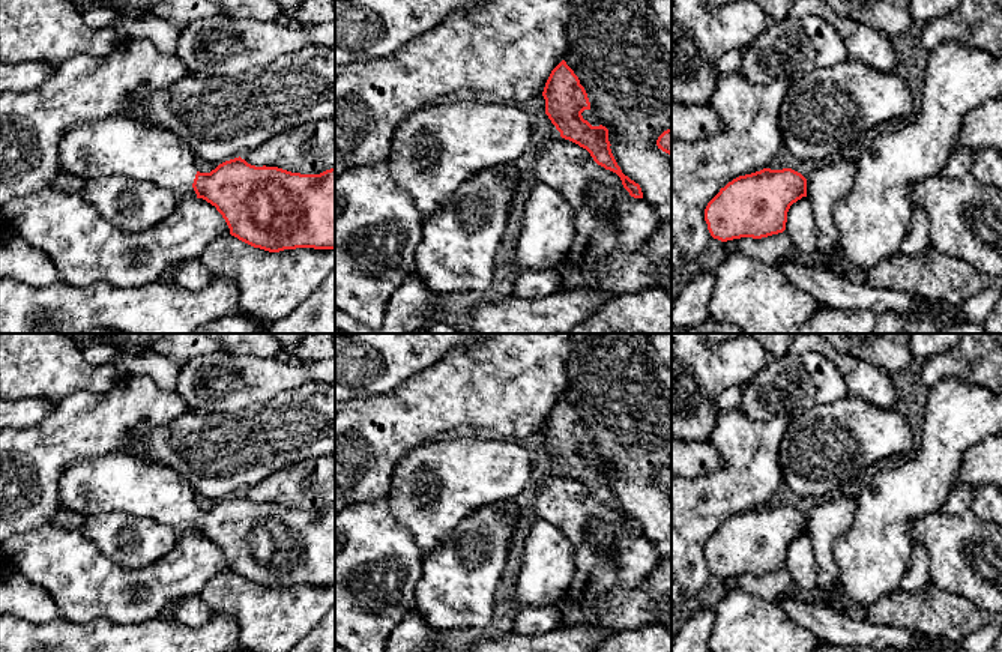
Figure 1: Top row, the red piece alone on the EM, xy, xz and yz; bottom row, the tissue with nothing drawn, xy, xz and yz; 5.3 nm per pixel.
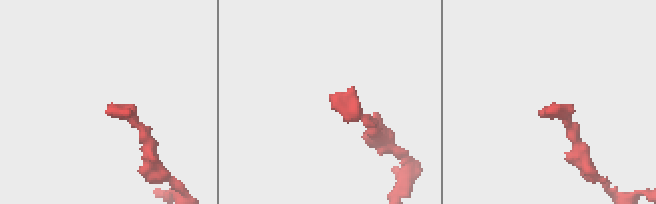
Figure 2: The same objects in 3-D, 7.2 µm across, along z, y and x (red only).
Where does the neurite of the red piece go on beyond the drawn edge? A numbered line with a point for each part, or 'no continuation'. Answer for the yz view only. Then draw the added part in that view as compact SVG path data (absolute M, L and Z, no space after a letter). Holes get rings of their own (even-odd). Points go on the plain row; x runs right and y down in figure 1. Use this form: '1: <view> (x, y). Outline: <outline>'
no continuation

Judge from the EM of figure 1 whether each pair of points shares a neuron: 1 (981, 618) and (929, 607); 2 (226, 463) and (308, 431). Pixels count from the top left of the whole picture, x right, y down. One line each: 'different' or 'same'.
1: same
2: same

